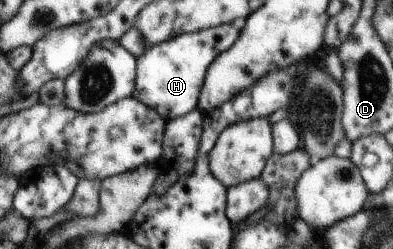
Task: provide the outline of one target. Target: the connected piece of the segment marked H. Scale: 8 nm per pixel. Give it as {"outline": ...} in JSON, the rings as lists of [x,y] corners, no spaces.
{"outline":[[[232,22],[232,24],[222,24],[222,26],[210,28],[210,30],[199,30],[190,34],[184,33],[149,48],[144,54],[137,57],[137,75],[132,98],[150,106],[156,114],[161,114],[166,120],[175,119],[192,112],[198,106],[200,91],[208,67],[214,62],[216,56],[222,54],[224,50],[228,50],[238,40],[240,30],[242,30],[242,24]]]}

